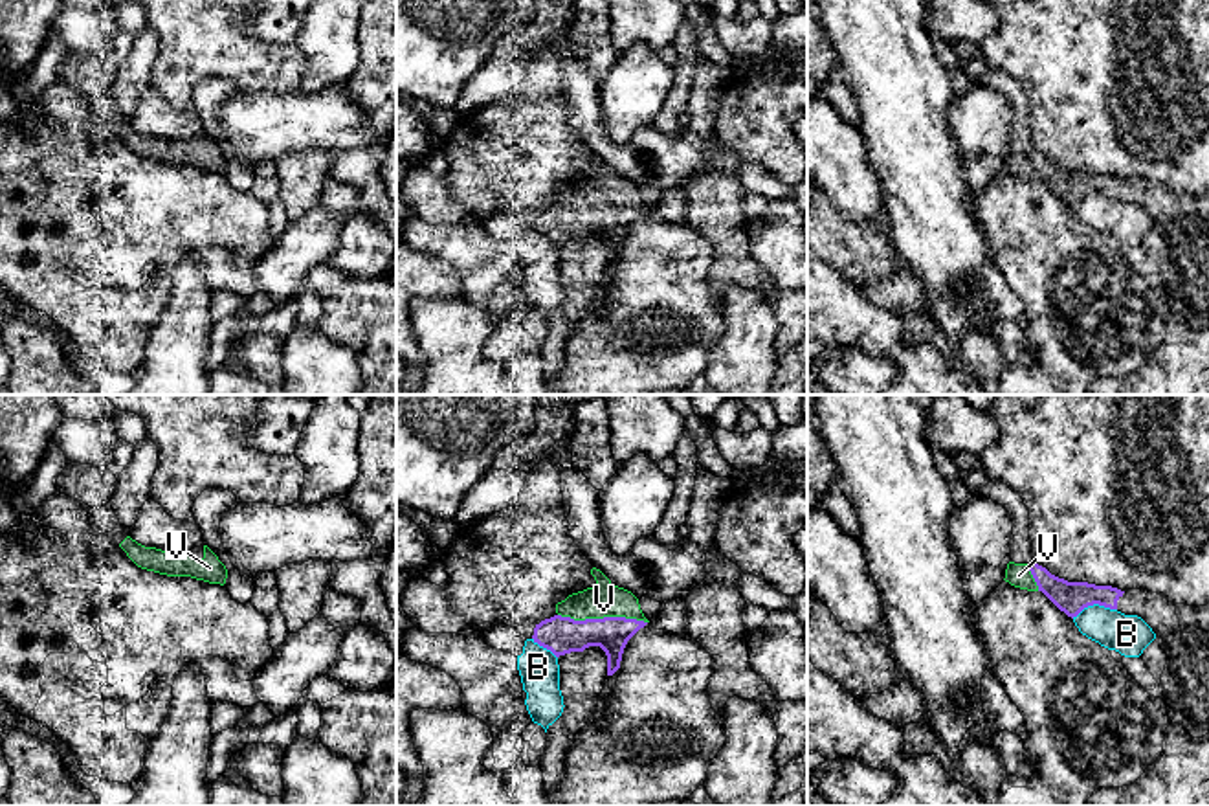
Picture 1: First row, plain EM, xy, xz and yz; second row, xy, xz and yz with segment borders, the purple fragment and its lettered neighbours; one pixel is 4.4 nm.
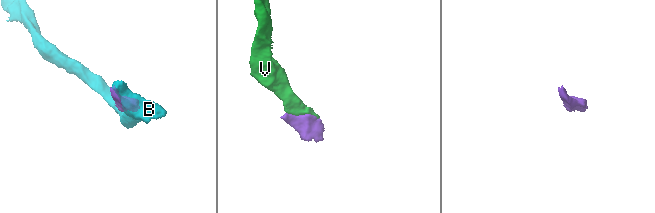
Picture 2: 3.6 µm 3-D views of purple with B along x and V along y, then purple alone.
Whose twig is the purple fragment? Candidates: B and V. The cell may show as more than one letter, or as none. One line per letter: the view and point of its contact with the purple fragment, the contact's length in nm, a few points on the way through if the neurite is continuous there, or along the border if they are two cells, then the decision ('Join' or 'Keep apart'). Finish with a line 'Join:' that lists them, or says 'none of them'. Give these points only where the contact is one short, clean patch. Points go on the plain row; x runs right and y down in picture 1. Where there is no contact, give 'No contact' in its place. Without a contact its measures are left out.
B: Touches purple at yz (1094, 191). Shared border 200 nm. Keep apart
V: Touches purple at xz (602, 208). Shared border 400 nm. Join
Join: V

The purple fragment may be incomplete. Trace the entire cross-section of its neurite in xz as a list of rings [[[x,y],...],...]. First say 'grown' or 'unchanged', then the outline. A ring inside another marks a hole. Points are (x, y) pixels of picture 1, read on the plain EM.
grown | [[[596,156],[591,158],[594,176],[569,184],[556,193],[556,204],[534,217],[534,231],[556,246],[600,235],[607,244],[607,264],[620,257],[627,229],[649,209],[638,187]]]

